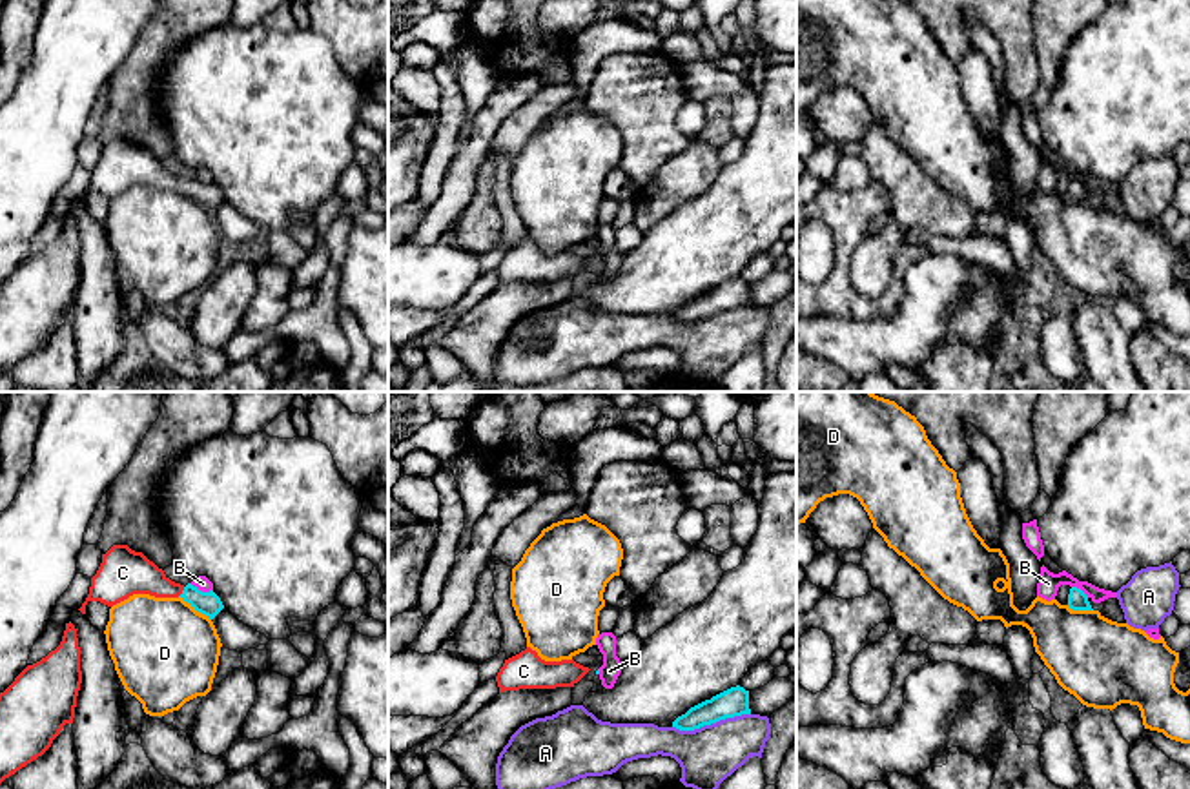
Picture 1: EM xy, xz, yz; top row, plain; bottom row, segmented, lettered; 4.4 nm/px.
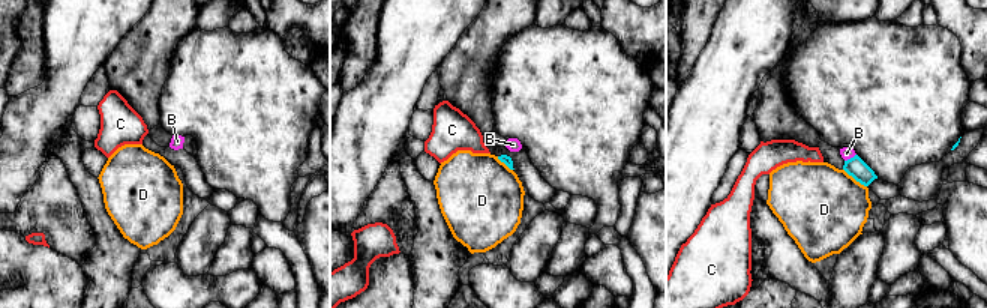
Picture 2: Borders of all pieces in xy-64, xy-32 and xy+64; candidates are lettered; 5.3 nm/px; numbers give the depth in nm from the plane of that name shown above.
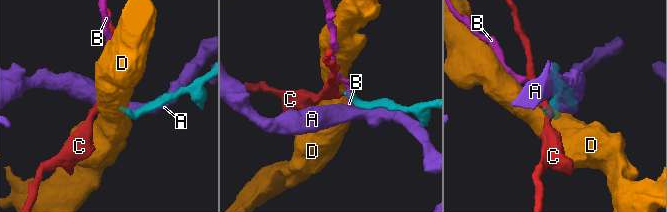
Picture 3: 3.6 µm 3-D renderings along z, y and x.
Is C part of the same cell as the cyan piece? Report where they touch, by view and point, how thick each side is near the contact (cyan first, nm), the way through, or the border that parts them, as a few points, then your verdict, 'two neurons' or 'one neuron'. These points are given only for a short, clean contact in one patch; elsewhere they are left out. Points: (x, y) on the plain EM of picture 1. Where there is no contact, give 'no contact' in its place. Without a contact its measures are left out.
contact xy (183, 183); calibres 110 and 190 nm; way xy (208, 195), (183, 183), (161, 179), (130, 164); one neuron

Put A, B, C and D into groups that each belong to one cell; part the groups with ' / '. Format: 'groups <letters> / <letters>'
groups A / B / C / D

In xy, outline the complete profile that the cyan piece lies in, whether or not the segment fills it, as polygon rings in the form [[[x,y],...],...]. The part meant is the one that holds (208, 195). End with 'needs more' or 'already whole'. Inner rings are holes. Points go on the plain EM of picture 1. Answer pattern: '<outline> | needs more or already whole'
[[[113,137],[102,146],[102,155],[91,169],[89,186],[78,202],[86,206],[86,197],[89,193],[113,199],[133,186],[149,186],[155,190],[180,188],[210,211],[224,200],[221,190],[213,182],[202,184],[191,175],[186,179],[175,175],[142,144],[135,144],[128,137]]] | needs more

